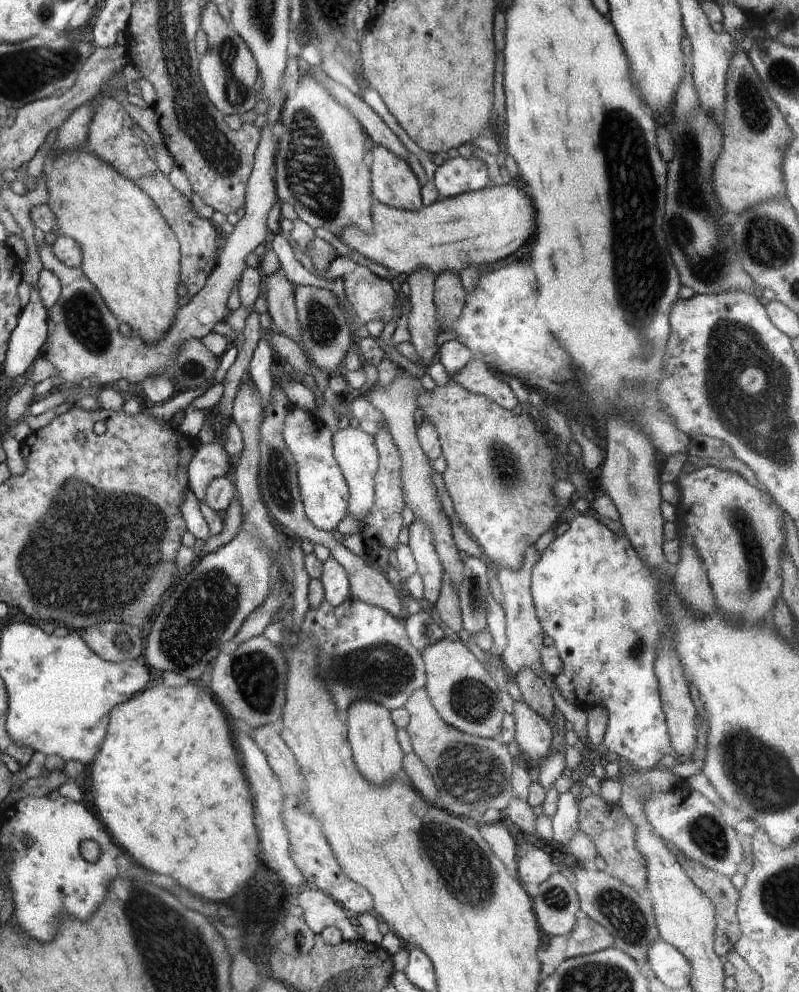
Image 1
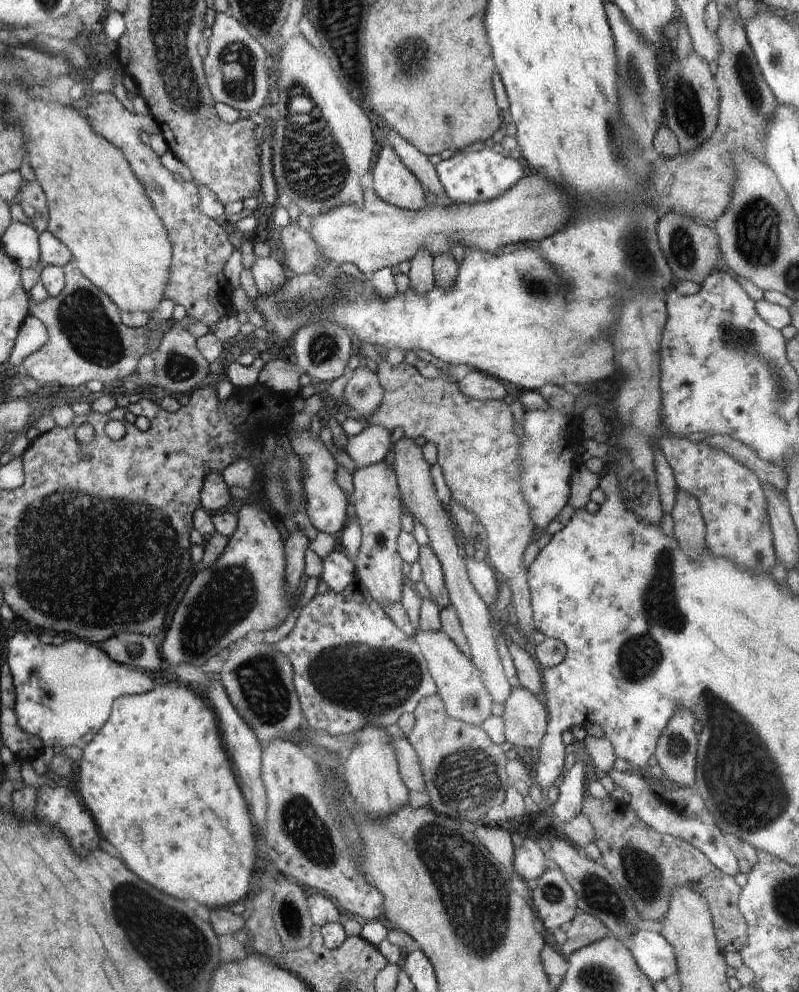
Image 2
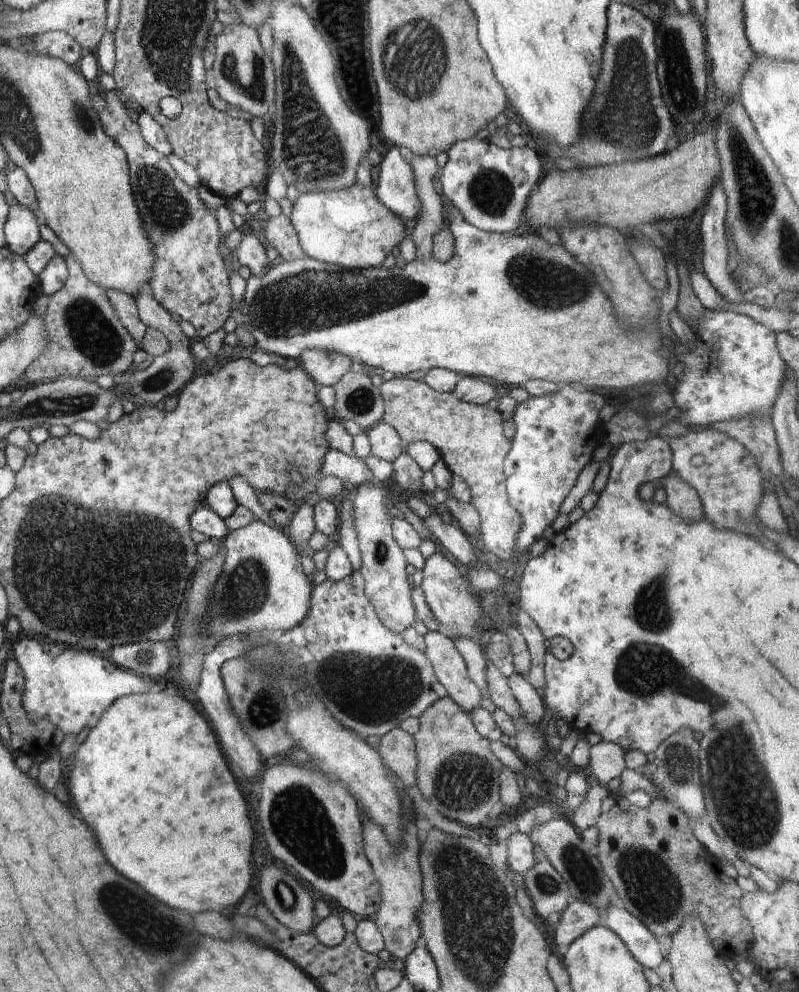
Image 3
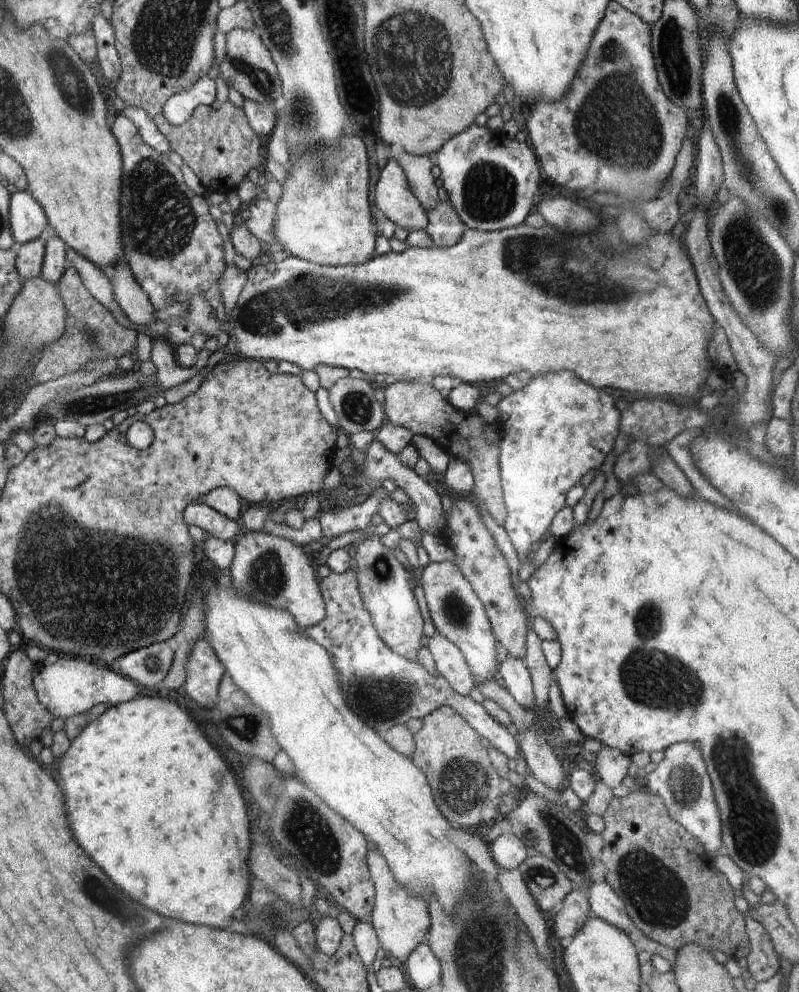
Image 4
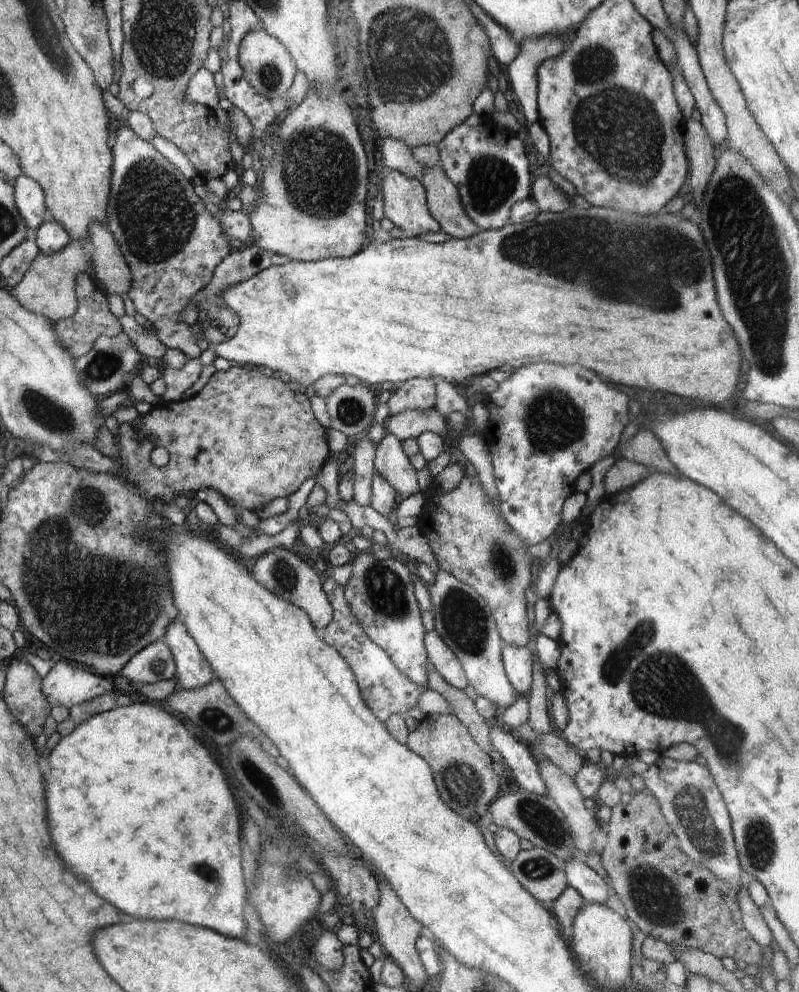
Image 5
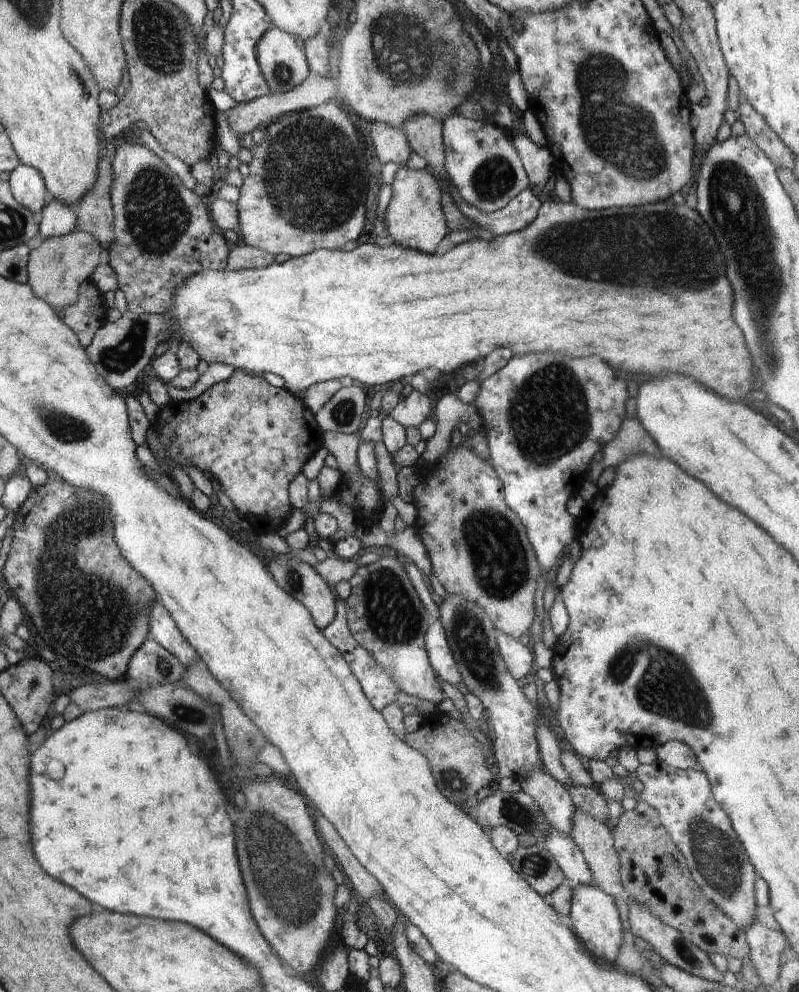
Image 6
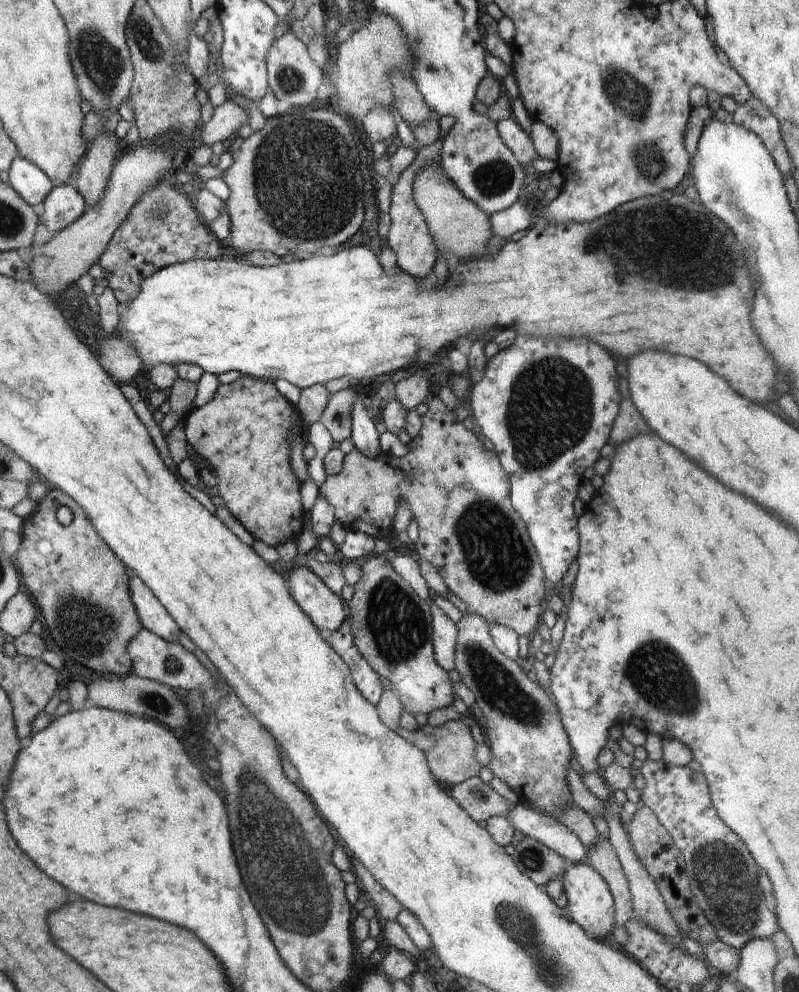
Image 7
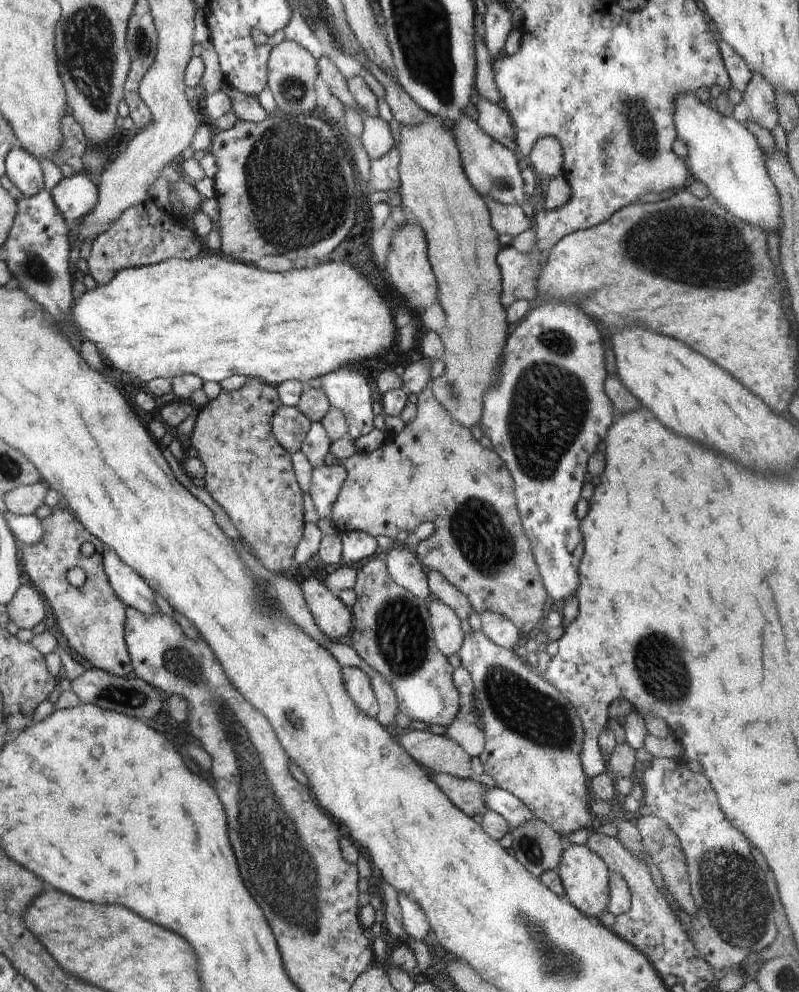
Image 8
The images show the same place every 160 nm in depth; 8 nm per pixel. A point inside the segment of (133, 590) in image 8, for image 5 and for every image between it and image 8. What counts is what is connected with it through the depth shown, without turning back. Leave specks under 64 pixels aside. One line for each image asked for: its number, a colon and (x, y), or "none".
5: (193, 671)
6: (162, 628)
7: (153, 616)

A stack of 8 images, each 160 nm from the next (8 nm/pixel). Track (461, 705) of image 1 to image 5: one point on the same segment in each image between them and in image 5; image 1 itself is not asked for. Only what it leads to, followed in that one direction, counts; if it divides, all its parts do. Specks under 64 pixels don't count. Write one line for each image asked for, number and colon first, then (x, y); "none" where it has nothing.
2: (459, 683)
3: (448, 665)
4: (449, 661)
5: (444, 661)

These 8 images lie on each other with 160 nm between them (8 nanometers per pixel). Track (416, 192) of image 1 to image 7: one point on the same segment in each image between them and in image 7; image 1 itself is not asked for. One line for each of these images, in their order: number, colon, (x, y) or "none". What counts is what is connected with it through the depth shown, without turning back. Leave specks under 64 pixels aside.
2: (391, 180)
3: (396, 189)
4: (394, 198)
5: (404, 199)
6: (414, 218)
7: (409, 238)

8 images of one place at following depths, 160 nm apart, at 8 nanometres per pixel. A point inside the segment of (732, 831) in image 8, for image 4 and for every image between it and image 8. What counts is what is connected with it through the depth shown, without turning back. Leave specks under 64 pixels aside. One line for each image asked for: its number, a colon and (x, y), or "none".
4: (681, 779)
5: (694, 808)
6: (700, 829)
7: (723, 877)

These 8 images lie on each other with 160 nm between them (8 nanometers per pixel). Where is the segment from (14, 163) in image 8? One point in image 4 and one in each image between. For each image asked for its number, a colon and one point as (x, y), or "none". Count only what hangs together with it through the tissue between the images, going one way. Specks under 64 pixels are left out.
4: (28, 222)
5: (29, 198)
6: (28, 187)
7: (27, 180)

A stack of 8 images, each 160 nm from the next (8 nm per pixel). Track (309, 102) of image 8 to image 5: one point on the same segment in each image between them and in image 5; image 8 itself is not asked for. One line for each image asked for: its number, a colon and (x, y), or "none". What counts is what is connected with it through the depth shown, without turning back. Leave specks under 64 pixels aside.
5: (267, 65)
6: (284, 65)
7: (293, 76)

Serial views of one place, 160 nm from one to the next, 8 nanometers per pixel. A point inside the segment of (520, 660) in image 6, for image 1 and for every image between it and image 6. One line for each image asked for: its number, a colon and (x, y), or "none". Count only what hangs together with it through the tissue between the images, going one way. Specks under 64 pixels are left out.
1: (533, 734)
2: (525, 716)
3: (530, 701)
4: (517, 680)
5: (518, 662)

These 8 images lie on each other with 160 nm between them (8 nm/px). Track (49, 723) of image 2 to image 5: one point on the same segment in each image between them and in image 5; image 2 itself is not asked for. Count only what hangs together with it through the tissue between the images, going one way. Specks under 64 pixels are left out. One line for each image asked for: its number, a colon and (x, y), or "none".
3: (72, 690)
4: (72, 686)
5: (65, 685)

